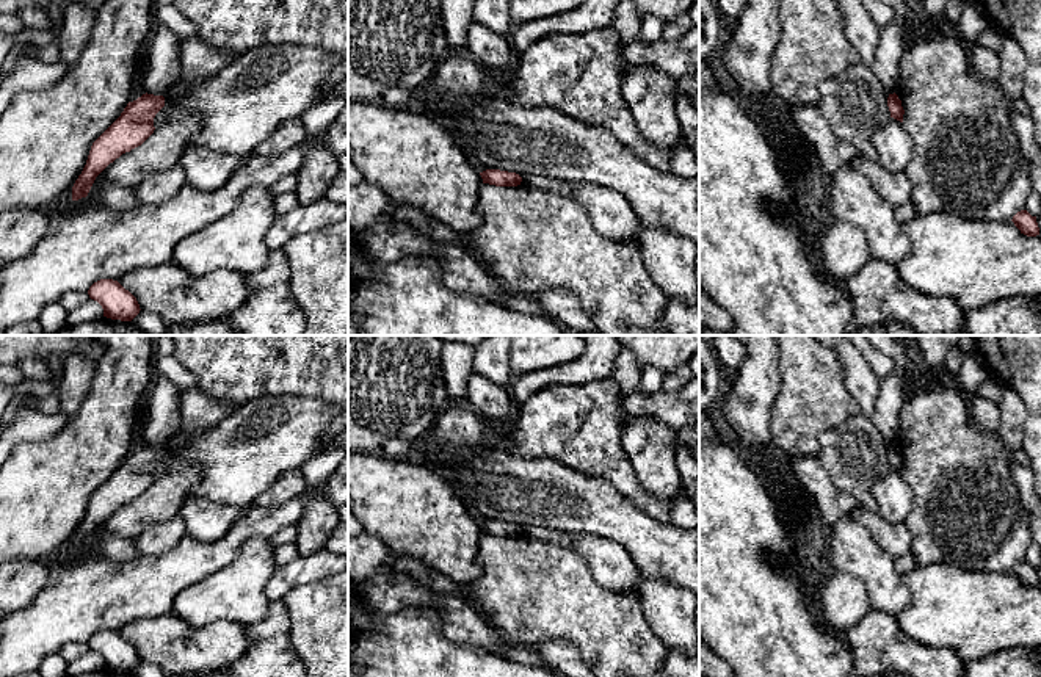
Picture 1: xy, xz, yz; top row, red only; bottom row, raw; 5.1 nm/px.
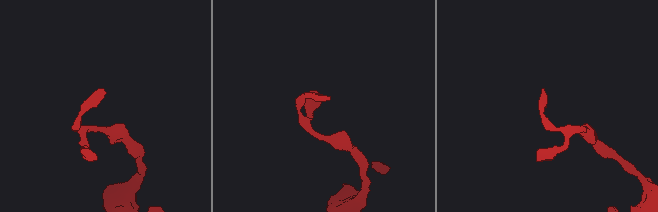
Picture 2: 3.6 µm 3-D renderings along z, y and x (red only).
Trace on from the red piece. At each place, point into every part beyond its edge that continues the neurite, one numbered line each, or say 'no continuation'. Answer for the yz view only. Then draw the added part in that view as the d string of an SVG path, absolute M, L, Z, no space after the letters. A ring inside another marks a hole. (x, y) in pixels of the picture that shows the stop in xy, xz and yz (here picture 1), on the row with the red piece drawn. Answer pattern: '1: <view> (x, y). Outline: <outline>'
no continuation

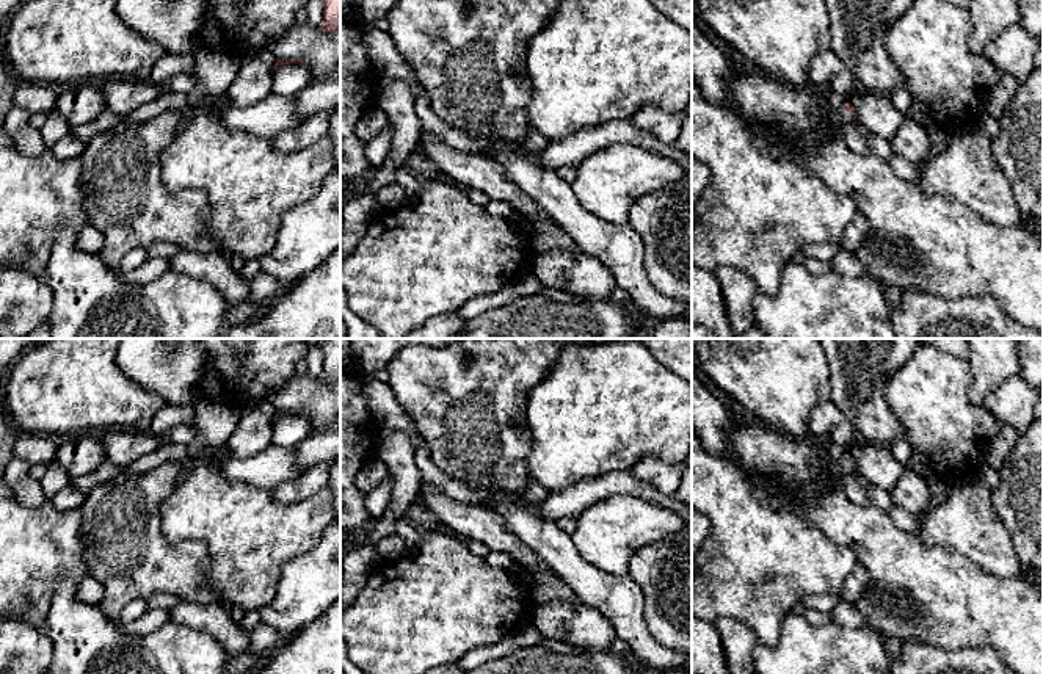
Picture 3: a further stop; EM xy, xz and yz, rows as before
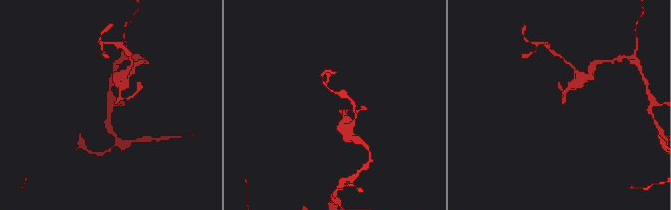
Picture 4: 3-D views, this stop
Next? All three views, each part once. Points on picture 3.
1: yz (756, 212). Outline: M756 67L736 69L728 82L731 105L717 105L707 100L692 77L692 157L710 169L710 182L700 199L692 205L692 262L703 270L715 271L732 266L748 273L758 292L776 295L783 266L805 246L816 243L842 243L844 230L858 215L855 202L831 190L816 172L794 163L789 155L775 158L770 154L776 135L794 138L816 122L833 133L853 122L855 113L833 110L827 102L816 99L805 89L797 89Z

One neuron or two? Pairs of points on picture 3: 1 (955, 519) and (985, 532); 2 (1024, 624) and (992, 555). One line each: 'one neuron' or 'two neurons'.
1: one neuron
2: two neurons

